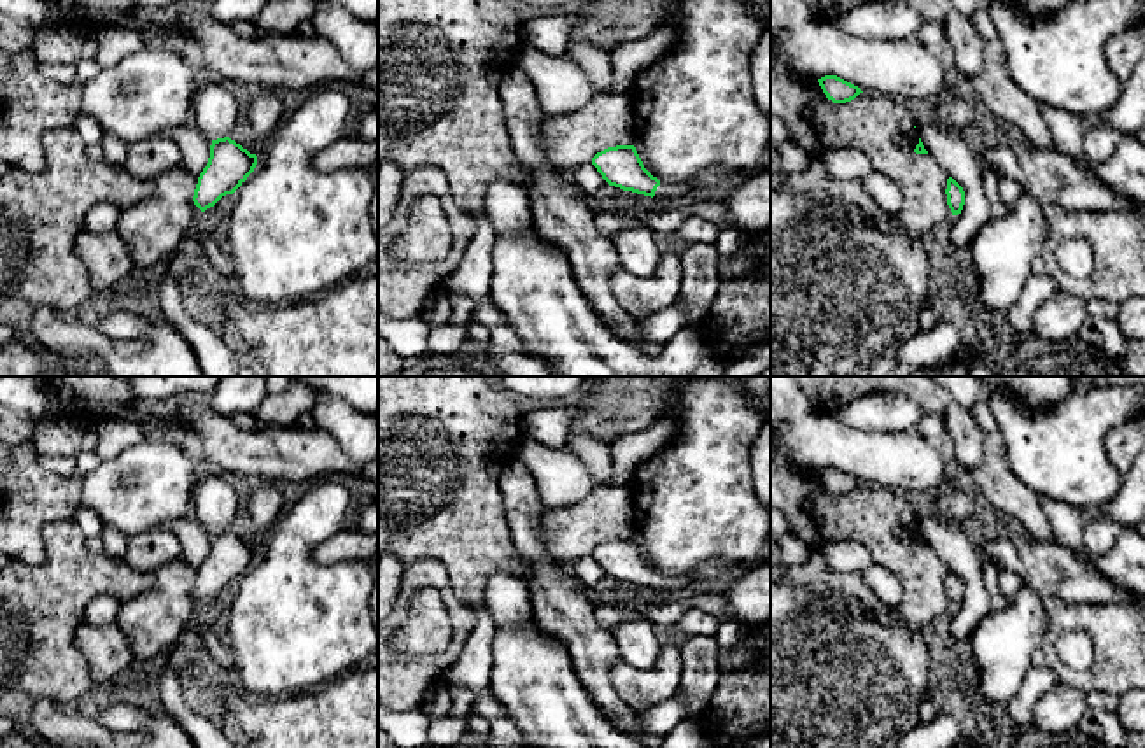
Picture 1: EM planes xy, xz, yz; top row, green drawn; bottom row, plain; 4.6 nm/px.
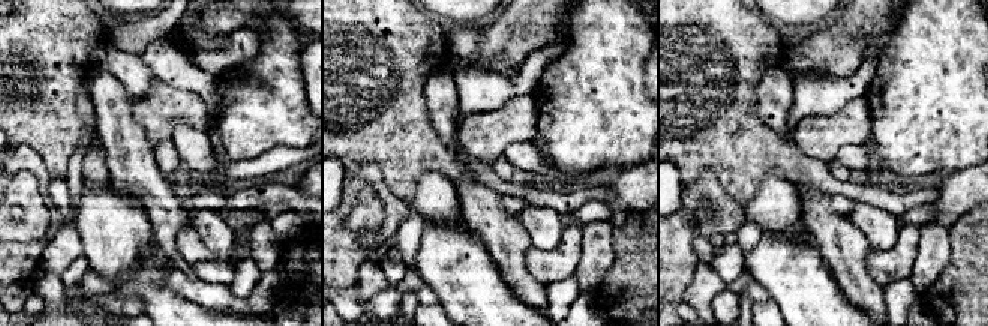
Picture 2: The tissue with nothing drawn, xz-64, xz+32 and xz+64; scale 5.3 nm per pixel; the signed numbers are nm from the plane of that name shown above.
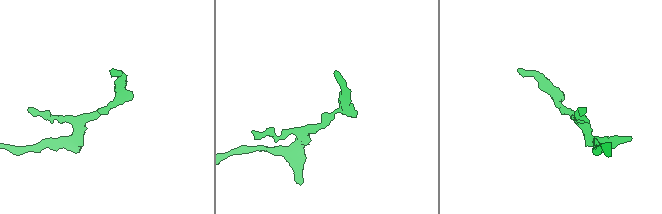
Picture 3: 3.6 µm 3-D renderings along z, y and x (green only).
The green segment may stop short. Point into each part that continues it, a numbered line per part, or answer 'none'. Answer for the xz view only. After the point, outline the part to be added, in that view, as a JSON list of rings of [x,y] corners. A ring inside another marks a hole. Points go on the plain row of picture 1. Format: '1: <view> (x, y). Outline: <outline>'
1: xz (716, 566). Outline: [[[713,559],[709,562],[700,564],[690,573],[660,575],[660,578],[655,583],[655,589],[657,590],[683,589],[688,587],[692,582],[716,578],[730,569],[732,566],[728,562],[721,559]]]

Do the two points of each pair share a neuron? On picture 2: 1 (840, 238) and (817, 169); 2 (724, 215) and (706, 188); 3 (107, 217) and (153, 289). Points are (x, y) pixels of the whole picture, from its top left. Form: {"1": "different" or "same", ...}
{"1": "different", "2": "same", "3": "same"}

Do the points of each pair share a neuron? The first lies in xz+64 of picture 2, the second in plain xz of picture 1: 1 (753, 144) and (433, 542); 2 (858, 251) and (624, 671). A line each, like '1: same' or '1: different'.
1: same
2: different

